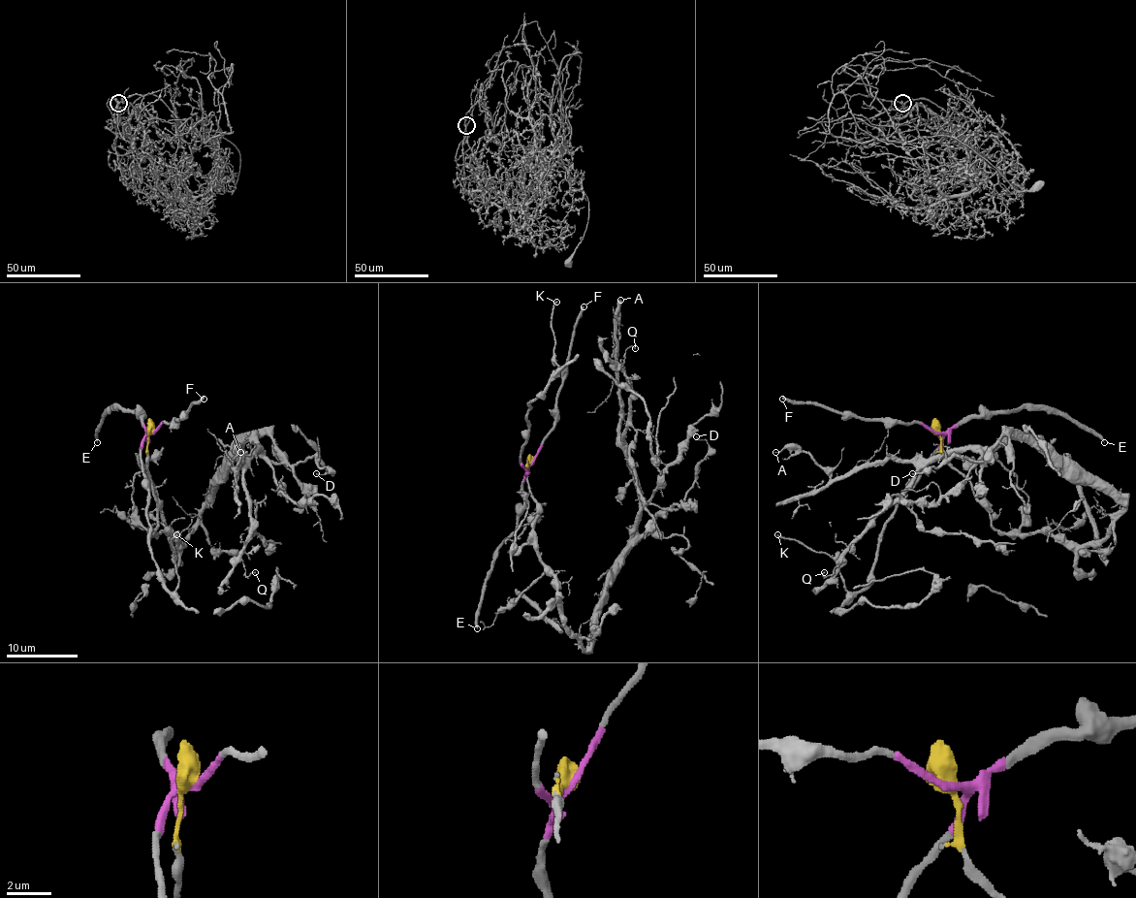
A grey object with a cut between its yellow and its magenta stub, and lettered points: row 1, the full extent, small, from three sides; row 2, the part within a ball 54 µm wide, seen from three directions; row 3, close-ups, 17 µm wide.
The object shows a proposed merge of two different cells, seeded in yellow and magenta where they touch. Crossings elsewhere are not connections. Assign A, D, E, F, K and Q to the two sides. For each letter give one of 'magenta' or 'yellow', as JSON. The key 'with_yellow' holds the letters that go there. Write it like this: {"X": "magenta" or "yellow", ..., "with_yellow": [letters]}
{"A": "yellow", "D": "yellow", "E": "magenta", "F": "magenta", "K": "magenta", "Q": "yellow", "with_yellow": ["A", "D", "Q"]}

